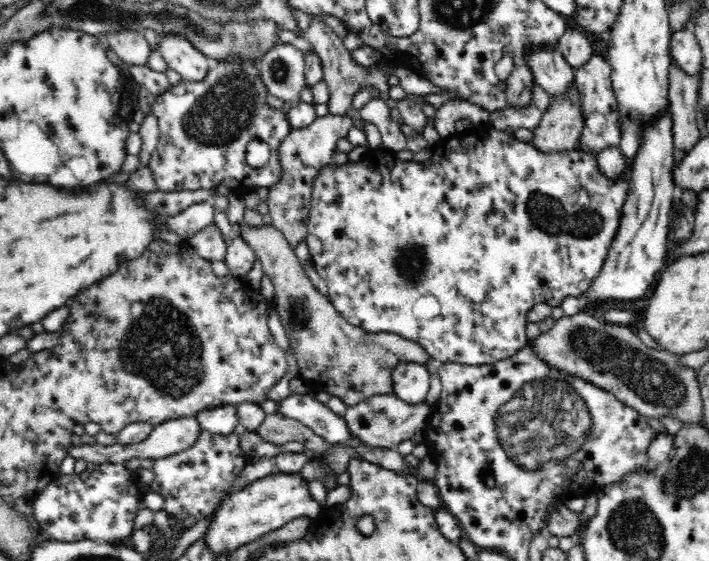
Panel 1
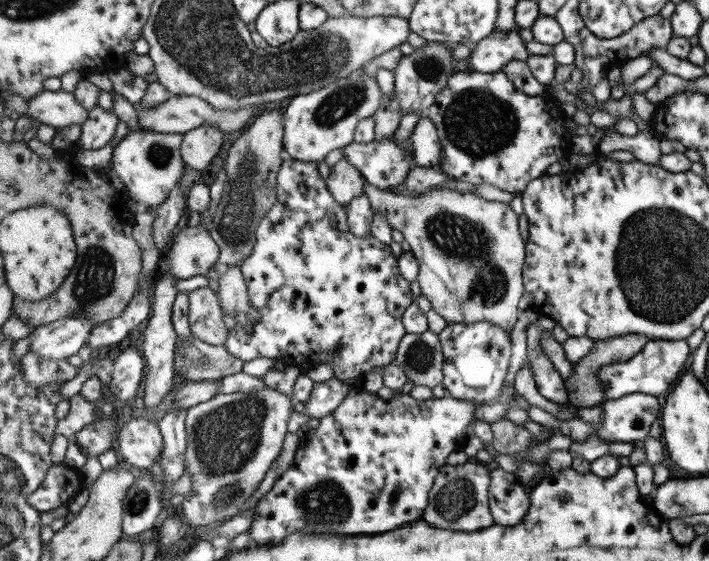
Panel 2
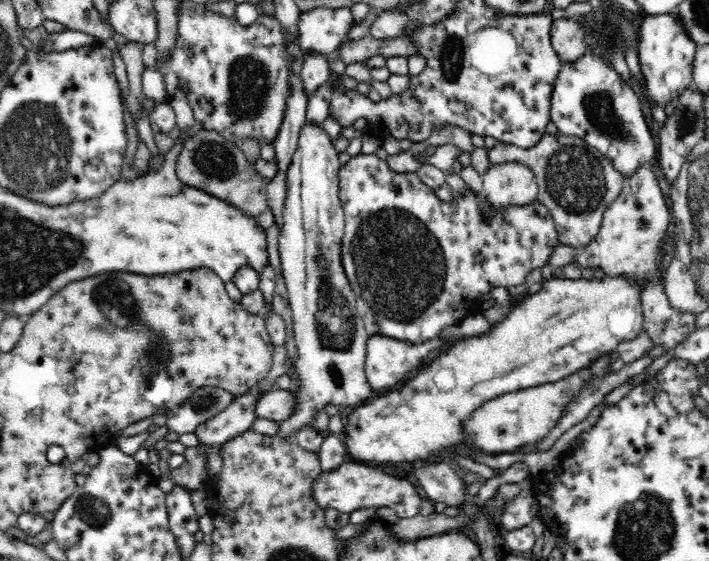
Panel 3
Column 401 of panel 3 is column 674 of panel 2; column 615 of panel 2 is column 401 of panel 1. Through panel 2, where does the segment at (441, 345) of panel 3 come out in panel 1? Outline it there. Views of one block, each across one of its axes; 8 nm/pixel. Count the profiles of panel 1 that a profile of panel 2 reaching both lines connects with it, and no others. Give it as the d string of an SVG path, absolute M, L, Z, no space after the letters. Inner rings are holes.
M418 362L402 363L393 370L393 392L410 405L426 402L430 390L427 366Z

